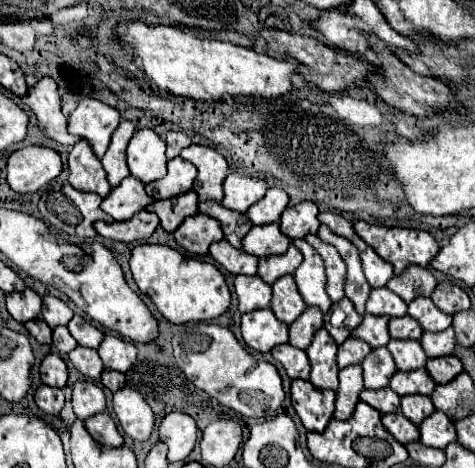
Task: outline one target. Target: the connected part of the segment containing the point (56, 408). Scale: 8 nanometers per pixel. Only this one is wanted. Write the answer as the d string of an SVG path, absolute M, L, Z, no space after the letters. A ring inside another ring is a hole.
M40 385L38 391L34 393L34 401L44 413L58 415L64 407L64 393L62 393L62 389L52 389L48 385Z

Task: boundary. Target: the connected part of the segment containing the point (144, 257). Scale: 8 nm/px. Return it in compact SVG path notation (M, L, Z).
M136 245L132 249L130 257L130 271L134 275L134 281L142 293L146 293L156 309L170 321L170 323L188 323L188 321L210 321L220 317L228 305L230 305L230 291L226 285L224 275L210 263L196 261L190 257L180 255L176 249L170 249L168 245Z

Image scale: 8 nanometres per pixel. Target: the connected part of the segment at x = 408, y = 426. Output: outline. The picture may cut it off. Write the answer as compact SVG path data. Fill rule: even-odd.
M386 413L386 415L382 415L382 423L384 423L384 427L386 427L402 445L420 439L418 427L416 427L412 421L408 421L402 413Z

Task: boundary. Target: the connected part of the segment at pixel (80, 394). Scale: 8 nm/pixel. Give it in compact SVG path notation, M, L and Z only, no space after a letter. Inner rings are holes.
M76 381L72 391L72 407L78 419L88 419L106 409L104 391L92 381Z

